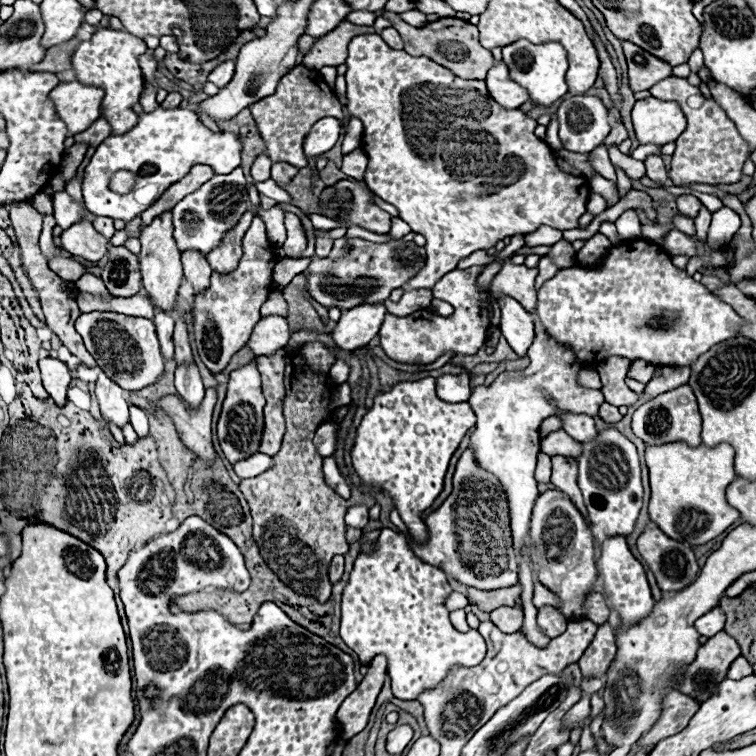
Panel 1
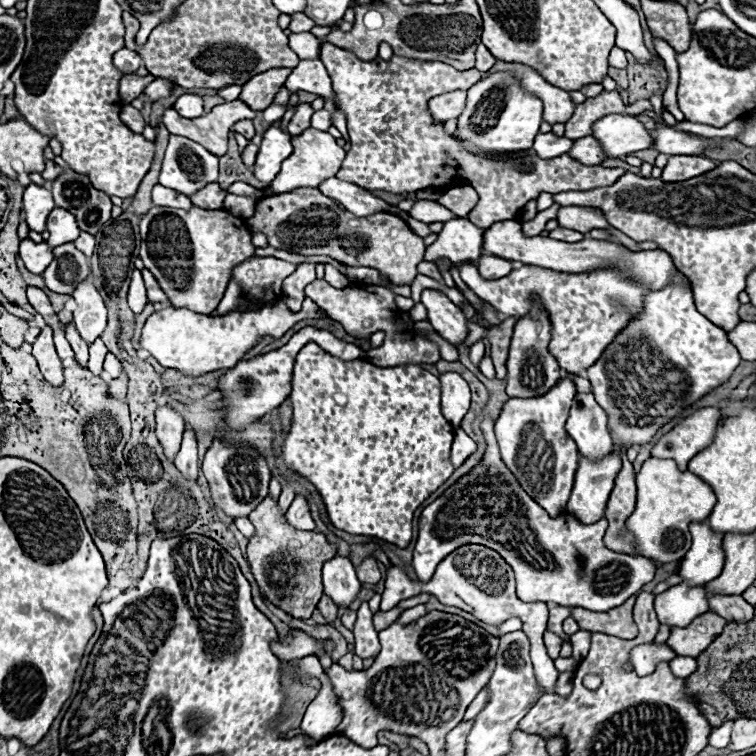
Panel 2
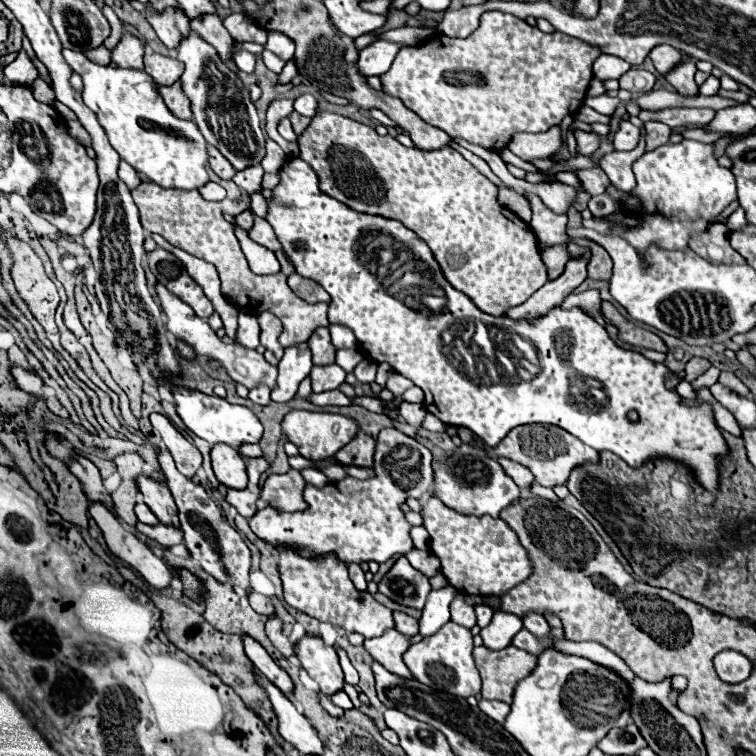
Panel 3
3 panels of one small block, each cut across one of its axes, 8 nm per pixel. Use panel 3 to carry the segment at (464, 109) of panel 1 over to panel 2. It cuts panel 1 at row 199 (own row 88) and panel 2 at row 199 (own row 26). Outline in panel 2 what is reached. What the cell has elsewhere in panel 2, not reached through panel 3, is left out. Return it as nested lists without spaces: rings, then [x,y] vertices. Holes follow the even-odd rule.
[[[324,44],[324,46],[322,46],[322,50],[320,50],[320,60],[324,60],[324,66],[328,68],[328,74],[330,74],[330,78],[332,78],[332,90],[334,90],[334,94],[336,94],[334,104],[336,104],[336,108],[338,108],[338,110],[342,110],[342,112],[346,114],[346,122],[348,122],[350,152],[346,154],[346,158],[344,158],[344,162],[342,162],[342,168],[340,168],[340,170],[338,170],[338,174],[336,174],[336,178],[338,178],[338,180],[342,180],[342,182],[356,184],[356,186],[360,186],[360,188],[364,188],[364,190],[384,190],[384,192],[390,192],[390,194],[412,192],[412,190],[416,190],[416,188],[448,190],[448,188],[452,188],[454,184],[470,184],[470,186],[478,192],[478,202],[476,202],[476,206],[470,210],[468,220],[470,220],[472,224],[480,226],[480,228],[490,228],[492,224],[502,222],[502,220],[518,220],[518,216],[520,216],[522,208],[524,208],[530,200],[536,200],[542,192],[548,192],[548,194],[558,194],[558,192],[572,192],[572,190],[574,190],[574,192],[582,192],[582,190],[602,188],[602,186],[610,186],[610,184],[614,184],[614,182],[616,182],[616,180],[624,174],[624,170],[622,170],[622,168],[584,166],[584,164],[580,164],[578,160],[570,158],[568,154],[562,154],[562,156],[556,156],[556,158],[548,158],[548,160],[538,158],[536,154],[528,154],[528,156],[522,156],[522,158],[520,158],[520,156],[508,156],[508,158],[502,158],[502,156],[498,156],[498,158],[482,158],[482,156],[470,154],[470,152],[464,148],[464,144],[456,140],[456,136],[452,136],[452,134],[448,134],[448,132],[444,130],[444,122],[442,122],[442,120],[436,120],[436,118],[428,112],[428,102],[430,102],[430,98],[434,98],[434,96],[438,96],[438,94],[452,92],[452,90],[456,90],[456,88],[470,88],[472,84],[476,84],[476,82],[482,78],[482,72],[478,72],[476,68],[466,70],[466,72],[458,72],[456,68],[452,68],[452,66],[448,66],[448,64],[444,64],[444,62],[424,62],[424,60],[404,58],[404,56],[392,56],[390,60],[382,60],[382,58],[374,58],[374,60],[360,60],[354,52],[350,52],[350,50],[342,50],[342,48],[334,46],[334,44]]]

